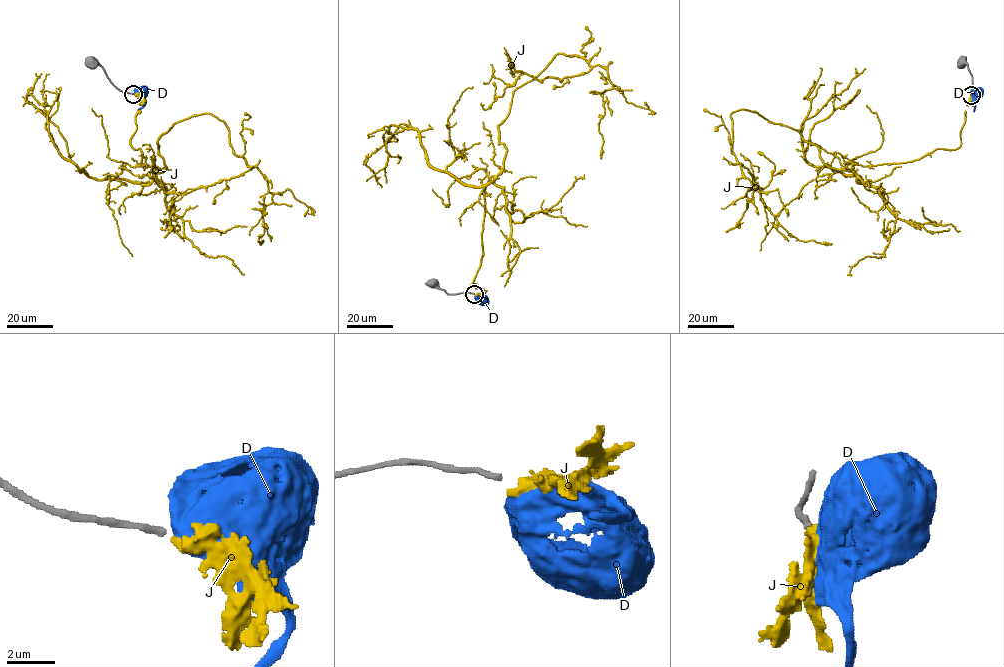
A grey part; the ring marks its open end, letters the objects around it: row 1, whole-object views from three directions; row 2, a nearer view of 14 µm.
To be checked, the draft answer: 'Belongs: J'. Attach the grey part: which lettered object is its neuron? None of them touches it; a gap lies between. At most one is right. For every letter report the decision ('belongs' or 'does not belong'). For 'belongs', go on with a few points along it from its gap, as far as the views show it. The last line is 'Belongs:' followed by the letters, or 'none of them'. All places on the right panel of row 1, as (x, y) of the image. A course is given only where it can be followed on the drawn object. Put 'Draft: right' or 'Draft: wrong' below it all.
D: does not belong
J: belongs | via (972, 95), (961, 145), (919, 159), (836, 169), (796, 130), (734, 111), (748, 190), (774, 170), (758, 151)
Belongs: J
Draft: right

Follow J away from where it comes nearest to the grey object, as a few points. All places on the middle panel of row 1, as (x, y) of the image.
J: (475, 295), (512, 93), (559, 54), (591, 67), (523, 73), (495, 99), (493, 82)

